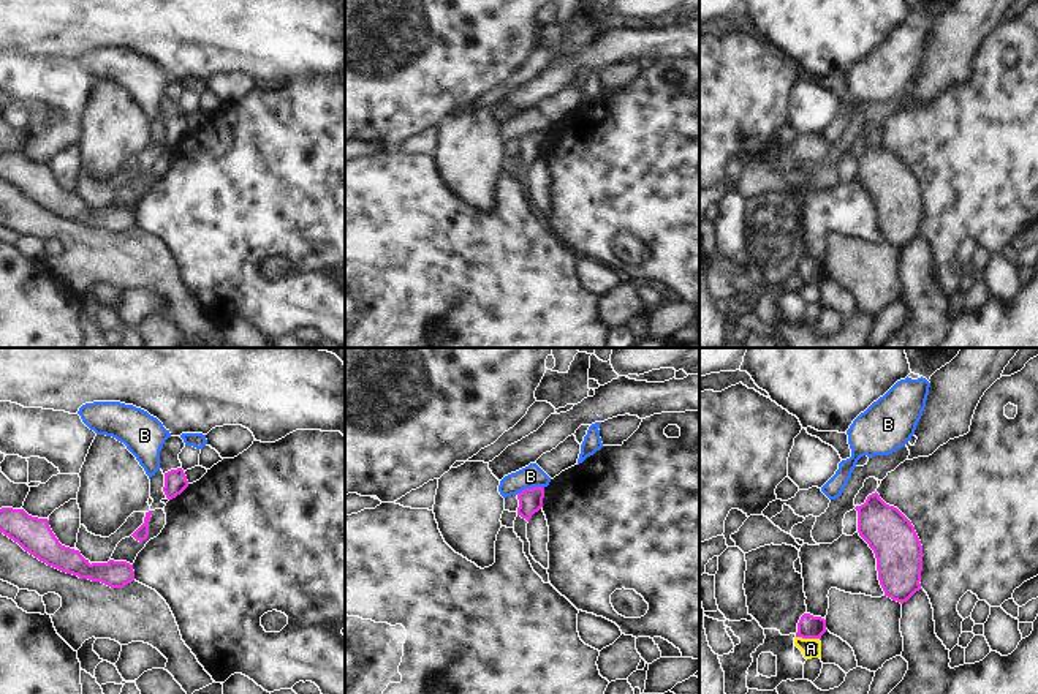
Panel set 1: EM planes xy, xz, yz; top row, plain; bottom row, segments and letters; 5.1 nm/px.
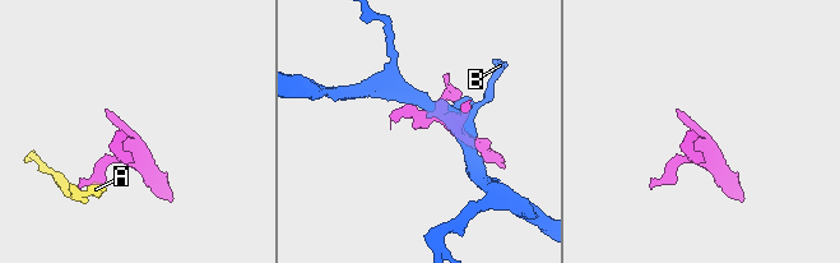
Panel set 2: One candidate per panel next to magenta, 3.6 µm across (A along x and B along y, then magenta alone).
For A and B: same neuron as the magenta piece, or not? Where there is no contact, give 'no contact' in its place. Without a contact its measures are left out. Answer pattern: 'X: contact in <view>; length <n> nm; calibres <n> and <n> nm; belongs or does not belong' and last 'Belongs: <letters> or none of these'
A: contact in yz; length 120 nm; calibres 120 and 100 nm; does not belong
B: contact in xz; length 150 nm; calibres 130 and 120 nm; does not belong
Belongs: none of these

